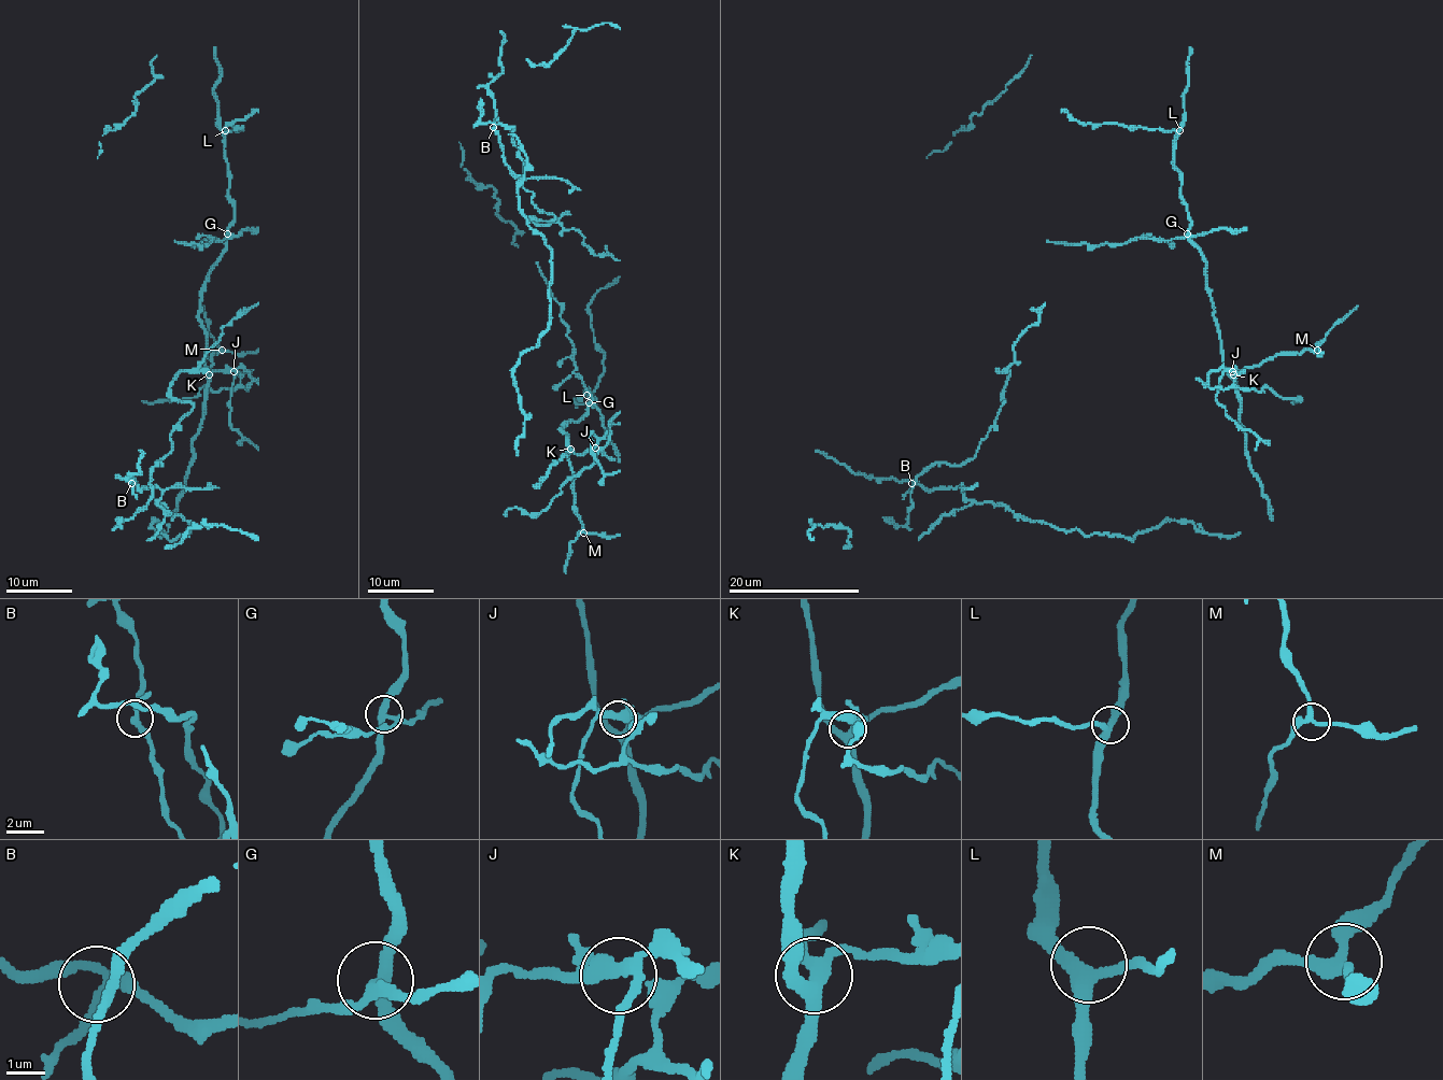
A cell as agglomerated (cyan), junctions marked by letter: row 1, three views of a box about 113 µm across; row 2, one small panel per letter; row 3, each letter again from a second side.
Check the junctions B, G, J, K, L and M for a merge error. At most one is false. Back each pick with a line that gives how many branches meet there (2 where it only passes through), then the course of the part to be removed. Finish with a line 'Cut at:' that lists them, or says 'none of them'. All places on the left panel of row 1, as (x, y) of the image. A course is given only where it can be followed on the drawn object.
G: Branches: 4. Course of the part to remove: (227, 233), (230, 237), (212, 240), (212, 237), (199, 246), (174, 240)
Cut at: G

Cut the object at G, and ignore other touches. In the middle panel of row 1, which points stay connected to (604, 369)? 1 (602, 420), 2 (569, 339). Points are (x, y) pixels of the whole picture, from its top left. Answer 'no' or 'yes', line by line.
1: no
2: no

